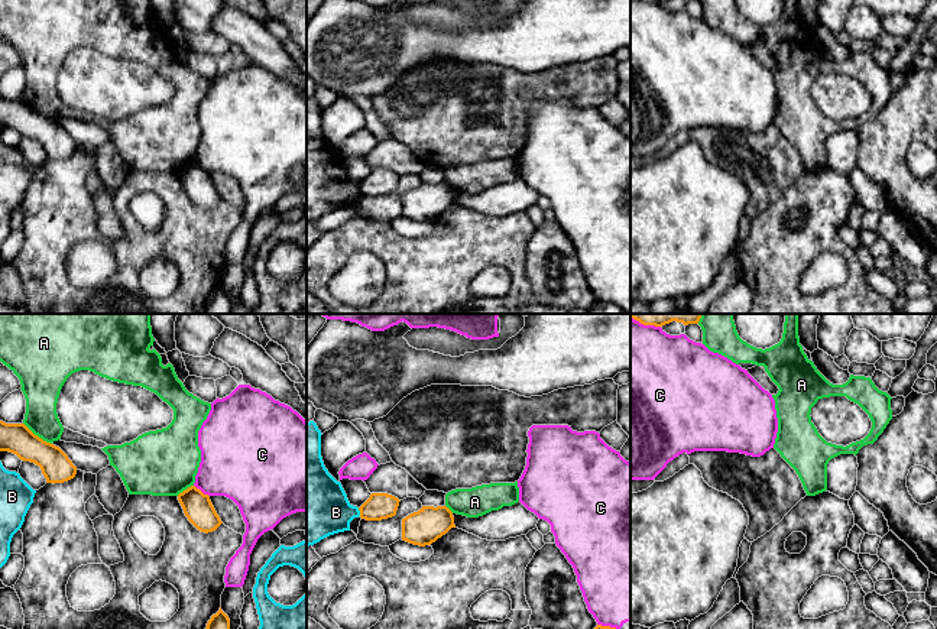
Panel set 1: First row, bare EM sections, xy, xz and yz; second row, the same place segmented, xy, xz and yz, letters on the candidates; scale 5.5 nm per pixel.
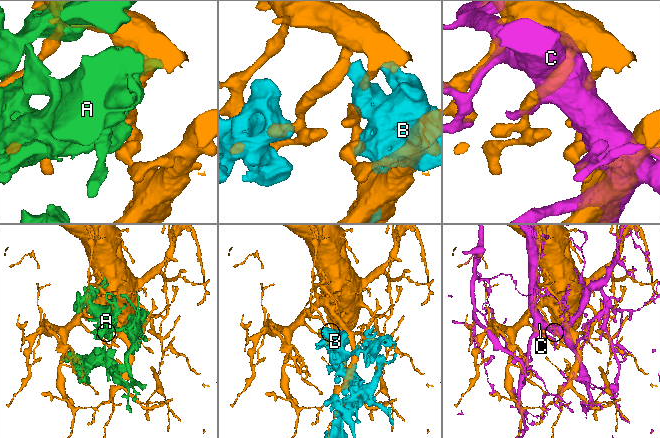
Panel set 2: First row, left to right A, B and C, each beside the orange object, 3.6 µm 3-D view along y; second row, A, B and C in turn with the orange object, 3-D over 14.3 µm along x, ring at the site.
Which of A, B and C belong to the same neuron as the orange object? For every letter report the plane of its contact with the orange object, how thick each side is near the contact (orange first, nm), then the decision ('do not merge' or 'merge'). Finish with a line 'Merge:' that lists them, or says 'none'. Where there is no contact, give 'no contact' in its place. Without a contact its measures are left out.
A: meets orange in xy; 170 nm thick on the orange side, 200 nm on the other; do not merge
B: meets orange in xz; 150 nm thick on the orange side, 340 nm on the other; do not merge
C: meets orange in xy; 160 nm thick on the orange side, 380 nm on the other; do not merge
Merge: none

